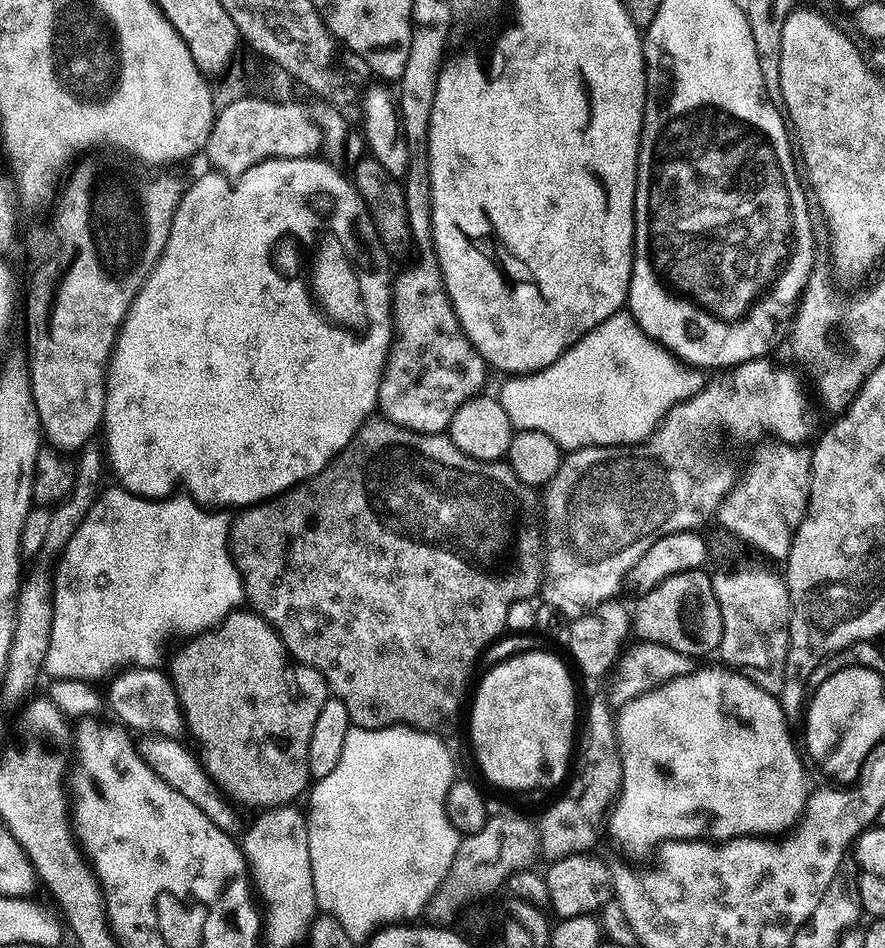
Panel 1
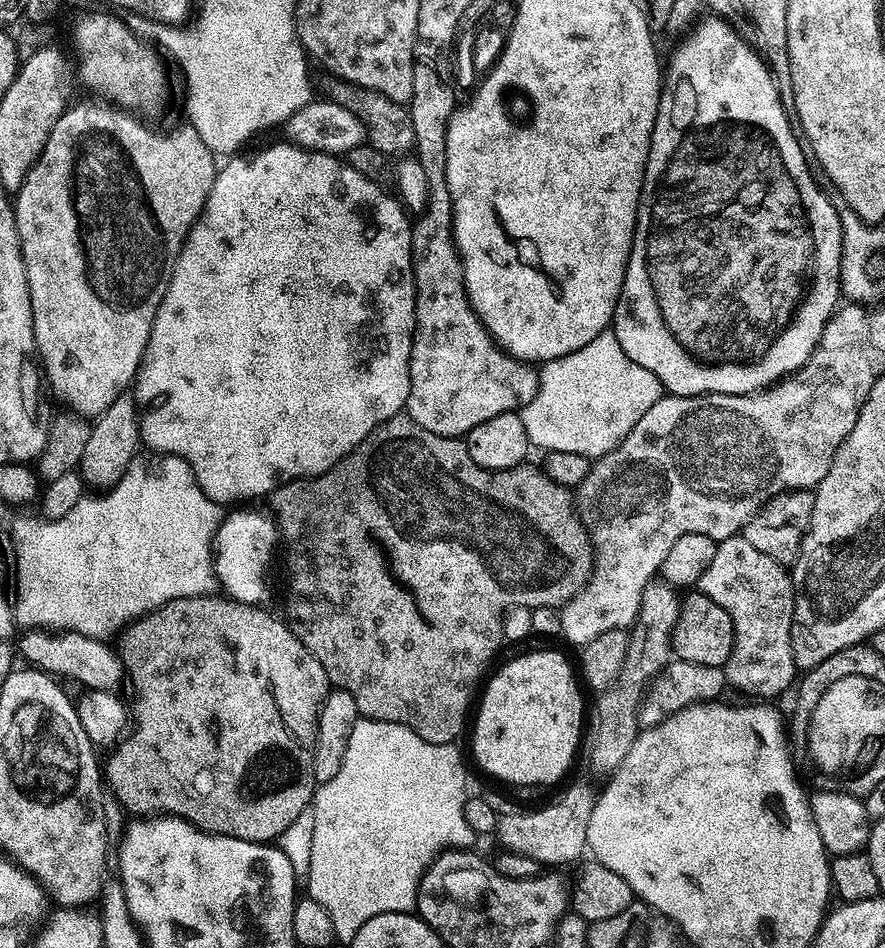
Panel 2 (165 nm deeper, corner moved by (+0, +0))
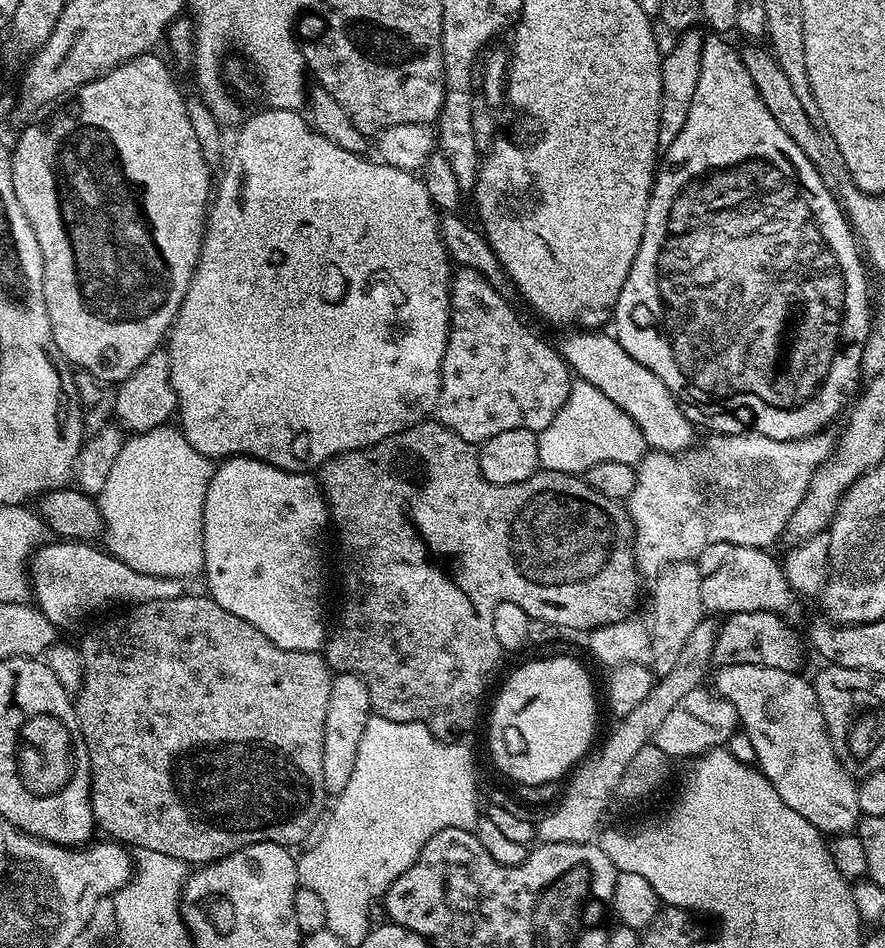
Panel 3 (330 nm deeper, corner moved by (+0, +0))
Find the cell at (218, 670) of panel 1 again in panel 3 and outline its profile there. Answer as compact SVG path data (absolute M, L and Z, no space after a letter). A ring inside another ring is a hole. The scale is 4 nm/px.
M185 594L178 598L166 598L165 600L155 600L145 604L137 604L129 607L121 616L116 616L113 620L105 622L101 628L96 628L93 632L88 632L84 636L84 641L79 641L78 651L80 663L82 665L82 681L84 685L80 688L80 697L75 697L76 717L80 723L80 729L84 735L84 741L90 754L90 770L92 771L92 813L96 819L99 831L105 832L105 837L119 842L124 846L145 847L149 850L156 850L161 854L170 855L171 858L182 859L189 866L203 866L213 864L215 860L221 860L223 856L229 856L231 852L242 850L251 844L258 842L274 842L285 846L292 844L303 845L308 836L308 832L321 819L320 811L324 808L326 793L324 790L324 779L322 778L322 742L324 741L324 731L326 730L326 706L330 702L330 690L332 689L333 671L328 667L327 660L320 652L303 652L302 650L282 650L282 646L274 646L262 630L250 626L246 618L238 618L238 614L230 614L230 610L222 610L218 602L214 602L211 596L201 594L201 596L191 596Z

